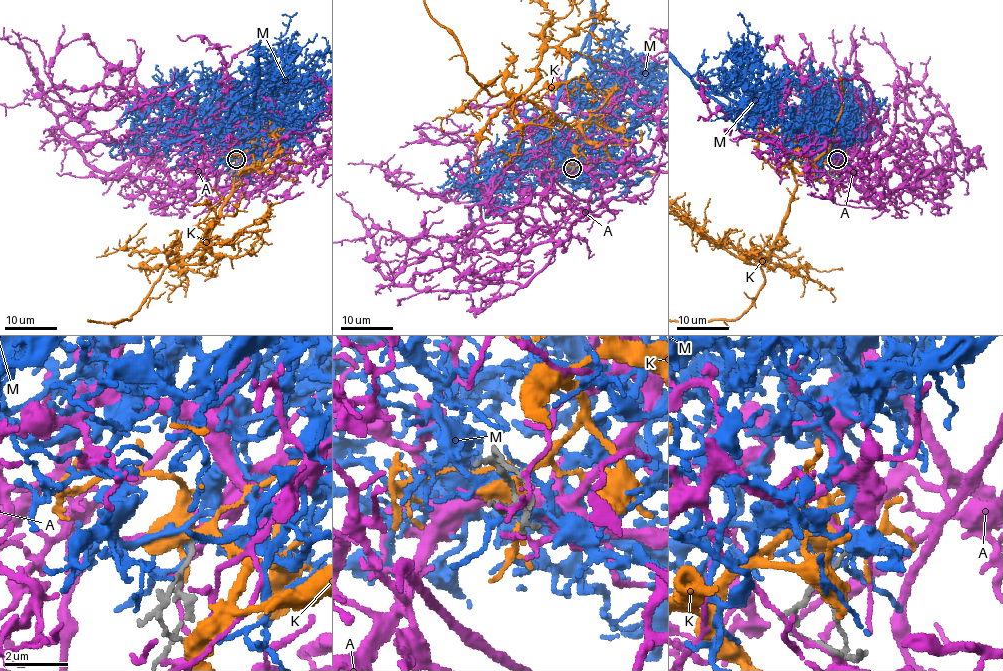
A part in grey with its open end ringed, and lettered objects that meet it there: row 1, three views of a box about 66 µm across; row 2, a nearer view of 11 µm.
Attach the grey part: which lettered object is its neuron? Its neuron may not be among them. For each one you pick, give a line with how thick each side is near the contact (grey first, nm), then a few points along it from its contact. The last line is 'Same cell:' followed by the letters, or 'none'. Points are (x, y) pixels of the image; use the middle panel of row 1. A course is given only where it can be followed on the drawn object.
M: 150 nm thick on the grey side, 140 nm on the other
Same cell: M

